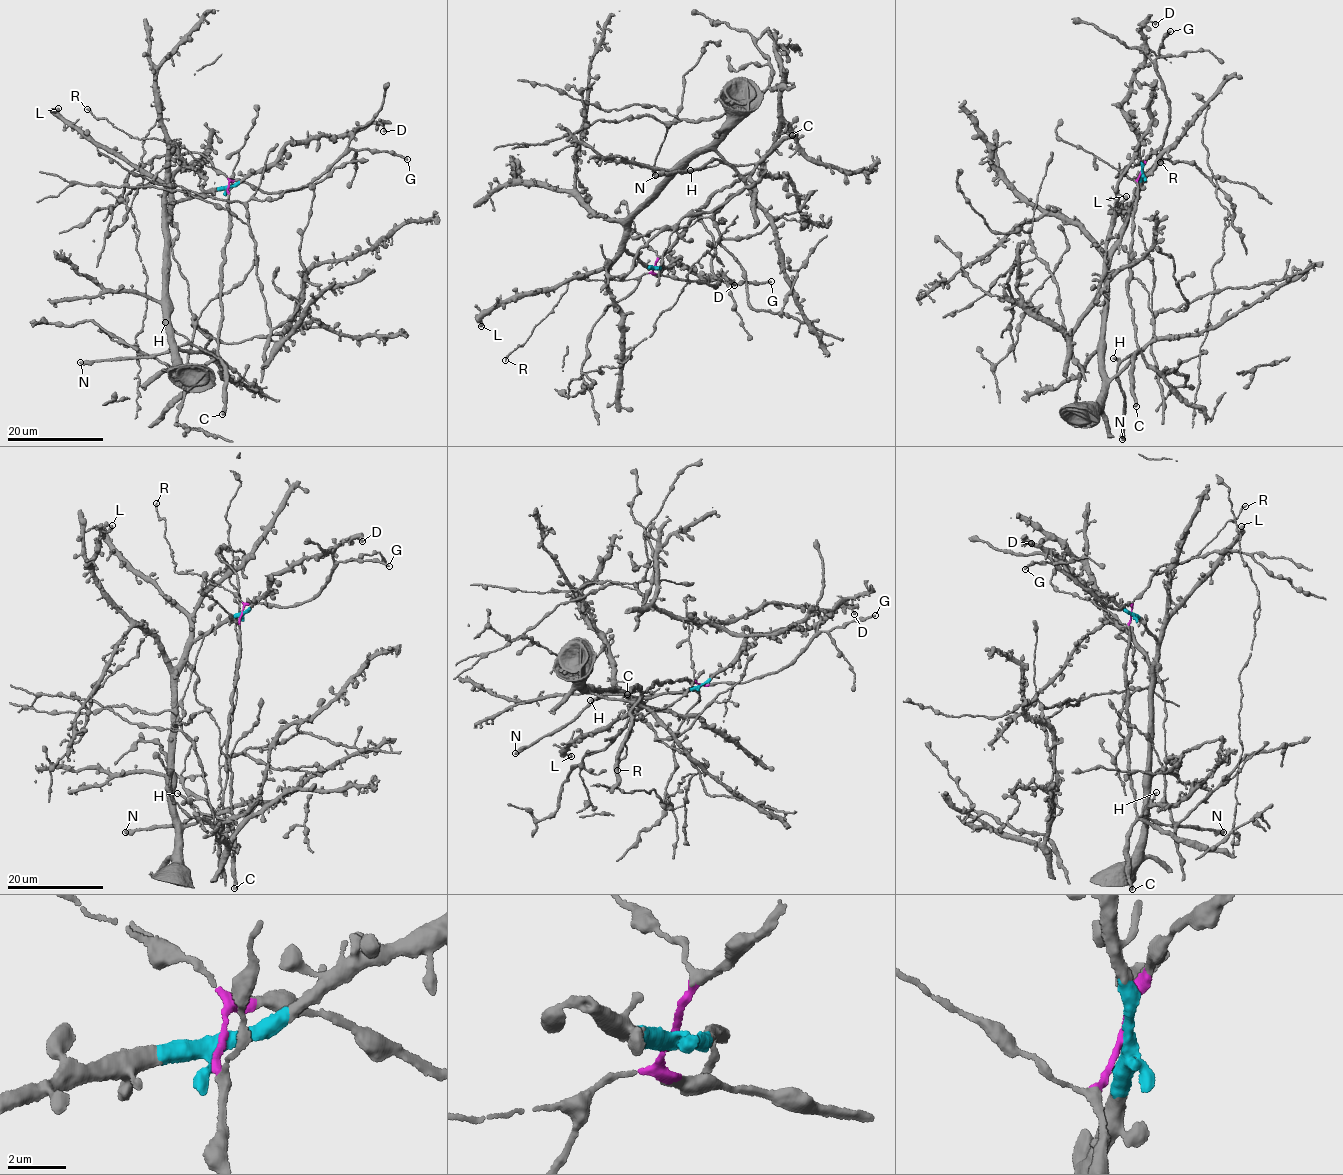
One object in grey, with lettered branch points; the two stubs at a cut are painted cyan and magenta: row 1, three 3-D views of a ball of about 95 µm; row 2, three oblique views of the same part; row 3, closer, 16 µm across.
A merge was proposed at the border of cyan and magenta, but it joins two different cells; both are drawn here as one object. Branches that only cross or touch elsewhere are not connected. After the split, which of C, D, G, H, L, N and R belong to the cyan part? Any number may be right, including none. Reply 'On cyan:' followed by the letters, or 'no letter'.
On cyan: D, L

